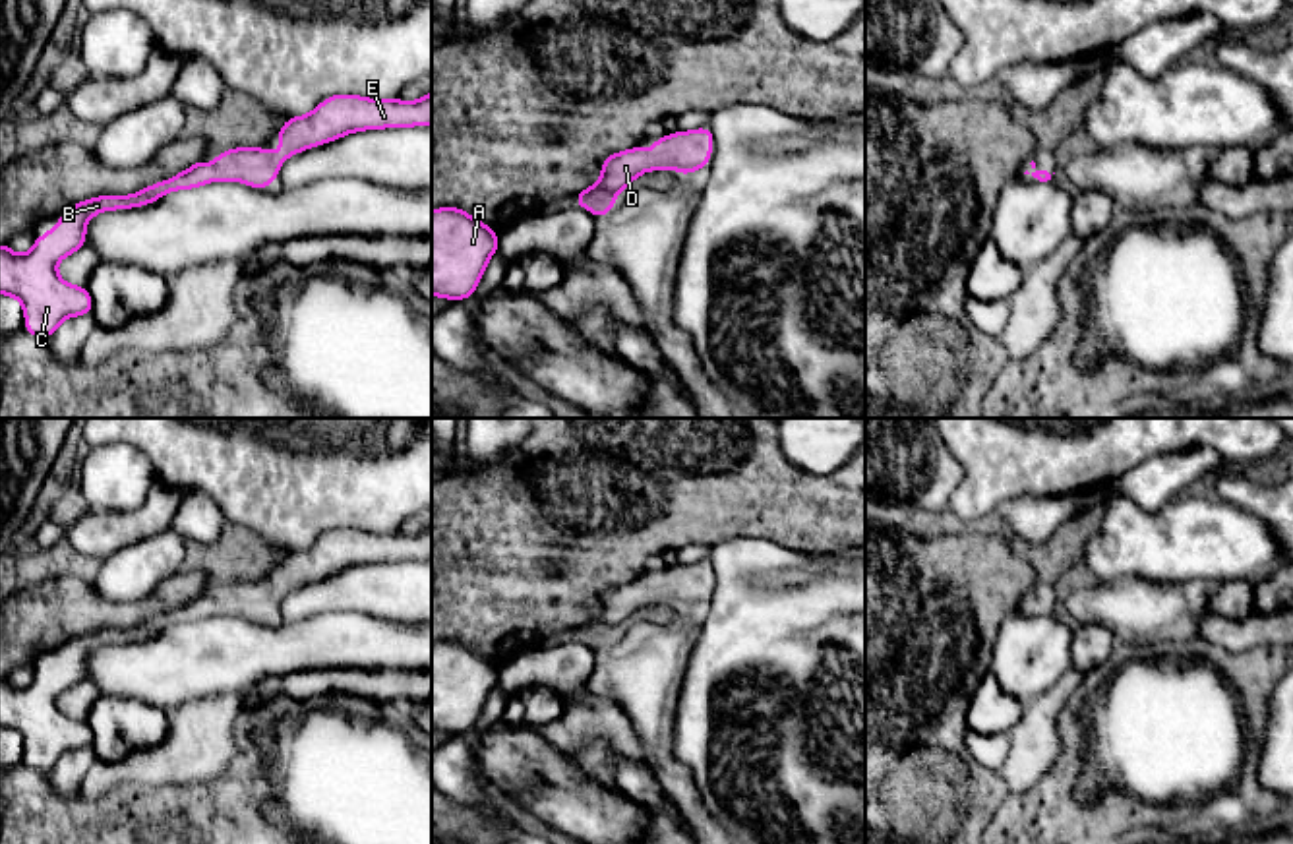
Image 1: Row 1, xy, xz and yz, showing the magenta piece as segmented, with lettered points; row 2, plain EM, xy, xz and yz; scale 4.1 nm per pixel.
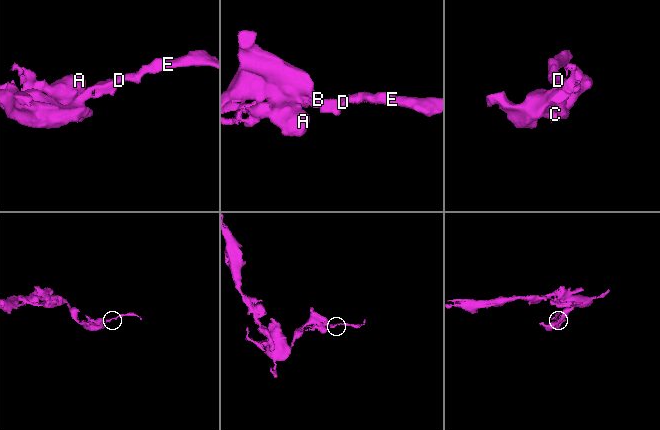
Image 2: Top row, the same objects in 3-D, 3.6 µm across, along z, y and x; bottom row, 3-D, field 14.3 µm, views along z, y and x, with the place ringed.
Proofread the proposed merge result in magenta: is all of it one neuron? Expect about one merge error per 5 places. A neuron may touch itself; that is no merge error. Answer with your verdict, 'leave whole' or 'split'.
leave whole

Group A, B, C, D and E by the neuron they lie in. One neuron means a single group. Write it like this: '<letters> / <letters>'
A B C D E

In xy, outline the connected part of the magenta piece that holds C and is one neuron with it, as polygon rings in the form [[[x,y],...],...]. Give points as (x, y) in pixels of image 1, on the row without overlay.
[[[432,525],[416,536],[401,532],[376,534],[356,528],[327,530],[308,550],[288,552],[275,567],[281,587],[259,581],[223,585],[209,602],[205,592],[170,614],[157,616],[134,629],[99,629],[68,641],[50,666],[39,670],[25,689],[0,678],[0,728],[23,738],[25,765],[48,772],[72,749],[93,745],[85,720],[72,720],[56,707],[56,697],[85,679],[87,654],[112,643],[132,643],[157,635],[172,623],[192,623],[213,616],[236,616],[261,623],[269,619],[279,600],[298,585],[323,579],[358,563],[406,561],[432,558]]]

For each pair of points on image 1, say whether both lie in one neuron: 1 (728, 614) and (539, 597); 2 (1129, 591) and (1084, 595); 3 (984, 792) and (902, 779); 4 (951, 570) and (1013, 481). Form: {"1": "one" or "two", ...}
{"1": "two", "2": "one", "3": "one", "4": "two"}

